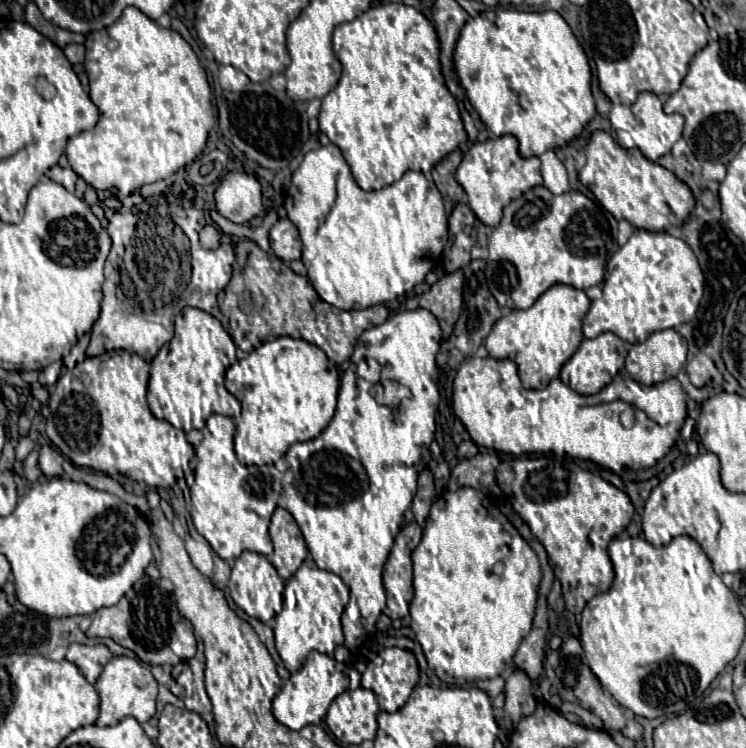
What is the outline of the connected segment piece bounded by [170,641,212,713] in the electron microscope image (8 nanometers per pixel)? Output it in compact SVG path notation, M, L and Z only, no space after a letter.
M202 641L197 643L197 652L186 665L188 665L188 671L180 673L180 677L176 679L176 687L178 688L170 689L186 703L186 709L196 711L196 713L206 713L212 709L212 703L210 703L205 690L204 644Z

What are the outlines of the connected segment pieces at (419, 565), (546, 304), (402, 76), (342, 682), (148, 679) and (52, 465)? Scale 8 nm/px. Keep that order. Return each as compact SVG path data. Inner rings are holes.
M462 487L454 493L446 491L430 509L422 541L412 551L412 563L414 599L409 607L410 627L434 673L448 685L464 685L478 679L494 679L506 669L512 669L512 657L532 627L542 571L534 549L520 537L500 509L472 487ZM500 545L508 545L510 553L500 553Z
M552 285L530 309L516 309L510 315L496 321L486 337L486 349L490 357L510 359L518 365L520 381L524 389L544 389L558 377L562 365L574 355L582 335L582 319L586 317L590 299L584 291L570 285Z
M404 3L370 7L354 21L336 27L334 53L341 63L342 75L336 89L324 97L324 105L318 117L320 131L324 131L328 139L340 147L356 183L364 191L390 185L408 170L430 172L440 159L444 159L448 153L452 153L452 149L468 139L460 119L458 103L448 91L440 69L438 33L432 21L426 19L418 9Z
M312 651L312 653L308 655L304 667L302 667L300 671L296 671L296 673L284 683L282 691L272 699L272 713L274 713L274 717L276 717L282 725L286 725L286 727L290 727L290 729L294 729L294 731L302 729L304 725L312 725L312 723L318 725L318 723L324 719L324 715L326 715L330 703L332 703L342 691L346 691L346 689L348 689L346 665L338 663L338 661L336 661L334 657L330 657L330 655Z
M112 657L96 681L96 691L100 693L100 717L96 725L116 725L124 717L136 717L140 723L144 723L156 713L158 683L150 669L142 667L136 659Z
M42 445L40 447L40 469L44 475L50 475L50 477L66 477L66 459L58 457L56 453L58 451L54 451L50 445Z

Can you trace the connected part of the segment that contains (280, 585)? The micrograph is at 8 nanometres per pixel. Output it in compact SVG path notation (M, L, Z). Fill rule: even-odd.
M244 551L238 559L236 565L232 567L232 577L228 583L230 597L234 603L250 617L256 617L264 623L272 621L276 613L282 609L282 591L284 591L284 581L278 577L274 565L260 553Z

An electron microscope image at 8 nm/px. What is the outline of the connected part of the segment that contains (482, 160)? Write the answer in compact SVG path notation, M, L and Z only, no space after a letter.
M502 135L496 139L488 139L484 143L472 145L472 149L462 157L462 163L456 171L458 183L464 187L468 195L468 206L476 217L490 227L496 227L502 219L502 209L524 191L542 183L540 175L540 159L538 157L522 157L518 153L518 139L514 135Z

